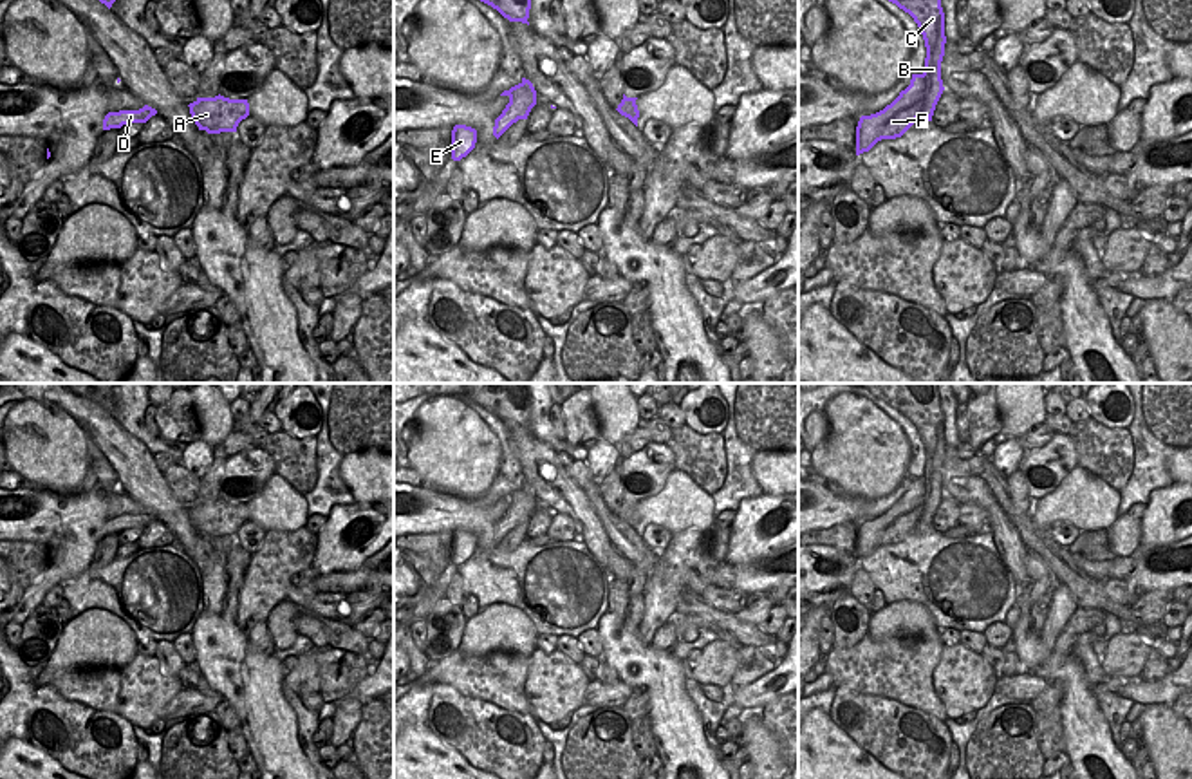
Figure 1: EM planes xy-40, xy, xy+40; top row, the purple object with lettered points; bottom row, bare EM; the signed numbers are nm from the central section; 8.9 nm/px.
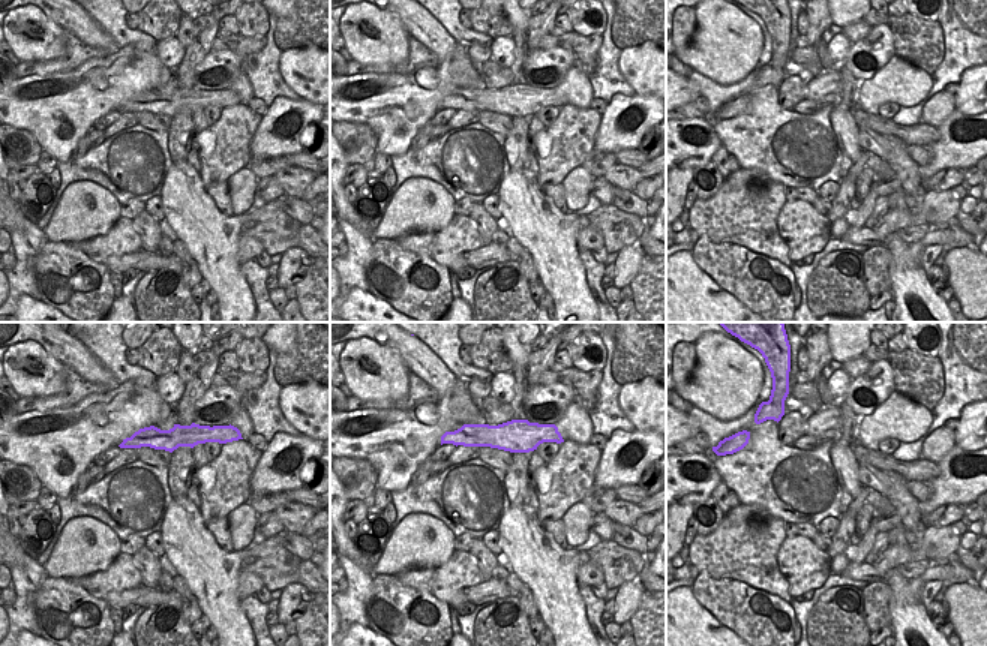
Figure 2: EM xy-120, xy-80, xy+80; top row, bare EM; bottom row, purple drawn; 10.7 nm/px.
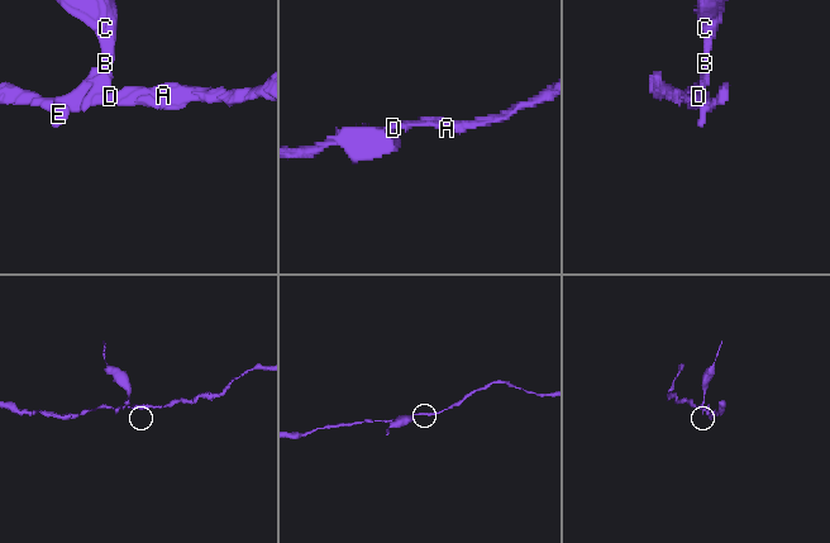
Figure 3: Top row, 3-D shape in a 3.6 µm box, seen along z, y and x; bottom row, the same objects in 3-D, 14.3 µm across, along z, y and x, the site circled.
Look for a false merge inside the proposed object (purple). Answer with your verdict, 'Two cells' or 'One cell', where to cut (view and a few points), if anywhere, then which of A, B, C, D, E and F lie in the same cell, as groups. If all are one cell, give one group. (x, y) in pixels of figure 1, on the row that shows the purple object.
Two cells. Split along xy+40 (887, 105), (896, 111), (918, 109), (921, 114). Groups: A D E F / B C

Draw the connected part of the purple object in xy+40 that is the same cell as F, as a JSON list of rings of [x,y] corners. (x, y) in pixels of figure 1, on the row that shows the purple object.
[[[905,108],[901,112],[883,110],[861,116],[856,127],[856,155],[869,152],[881,139],[901,137],[921,116],[921,108]]]

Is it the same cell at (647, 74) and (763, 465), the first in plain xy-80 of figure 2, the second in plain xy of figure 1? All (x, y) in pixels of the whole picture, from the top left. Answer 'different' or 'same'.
same

